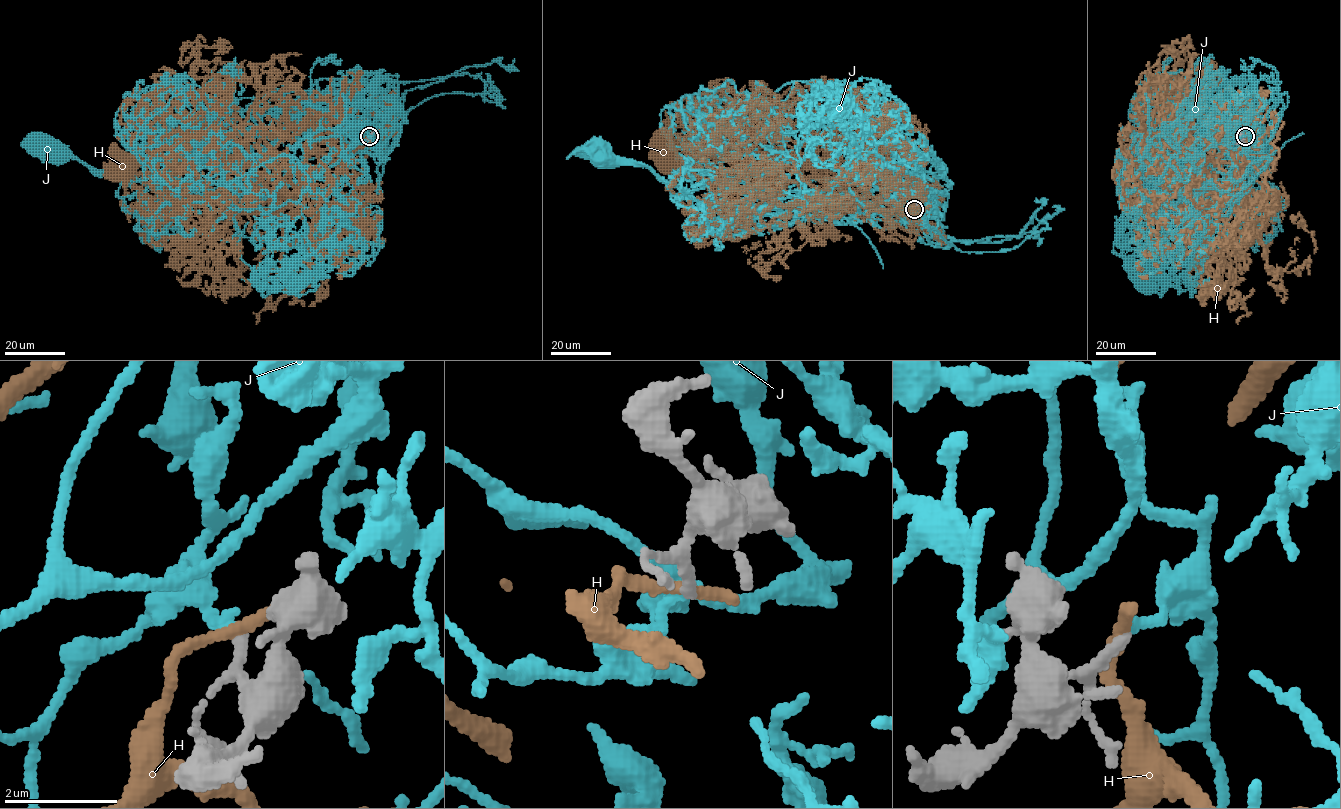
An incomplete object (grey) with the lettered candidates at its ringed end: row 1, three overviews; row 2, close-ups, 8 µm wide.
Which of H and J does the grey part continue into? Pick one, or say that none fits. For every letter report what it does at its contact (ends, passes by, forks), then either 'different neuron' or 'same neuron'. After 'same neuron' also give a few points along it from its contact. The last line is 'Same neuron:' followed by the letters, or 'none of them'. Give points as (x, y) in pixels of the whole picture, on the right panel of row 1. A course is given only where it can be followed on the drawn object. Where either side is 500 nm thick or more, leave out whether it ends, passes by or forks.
H: it ends | different neuron
J: it ends | same neuron | via (1245, 136), (1250, 146), (1229, 179), (1205, 185), (1223, 185), (1238, 199), (1233, 167), (1203, 170), (1188, 150)
Same neuron: J

